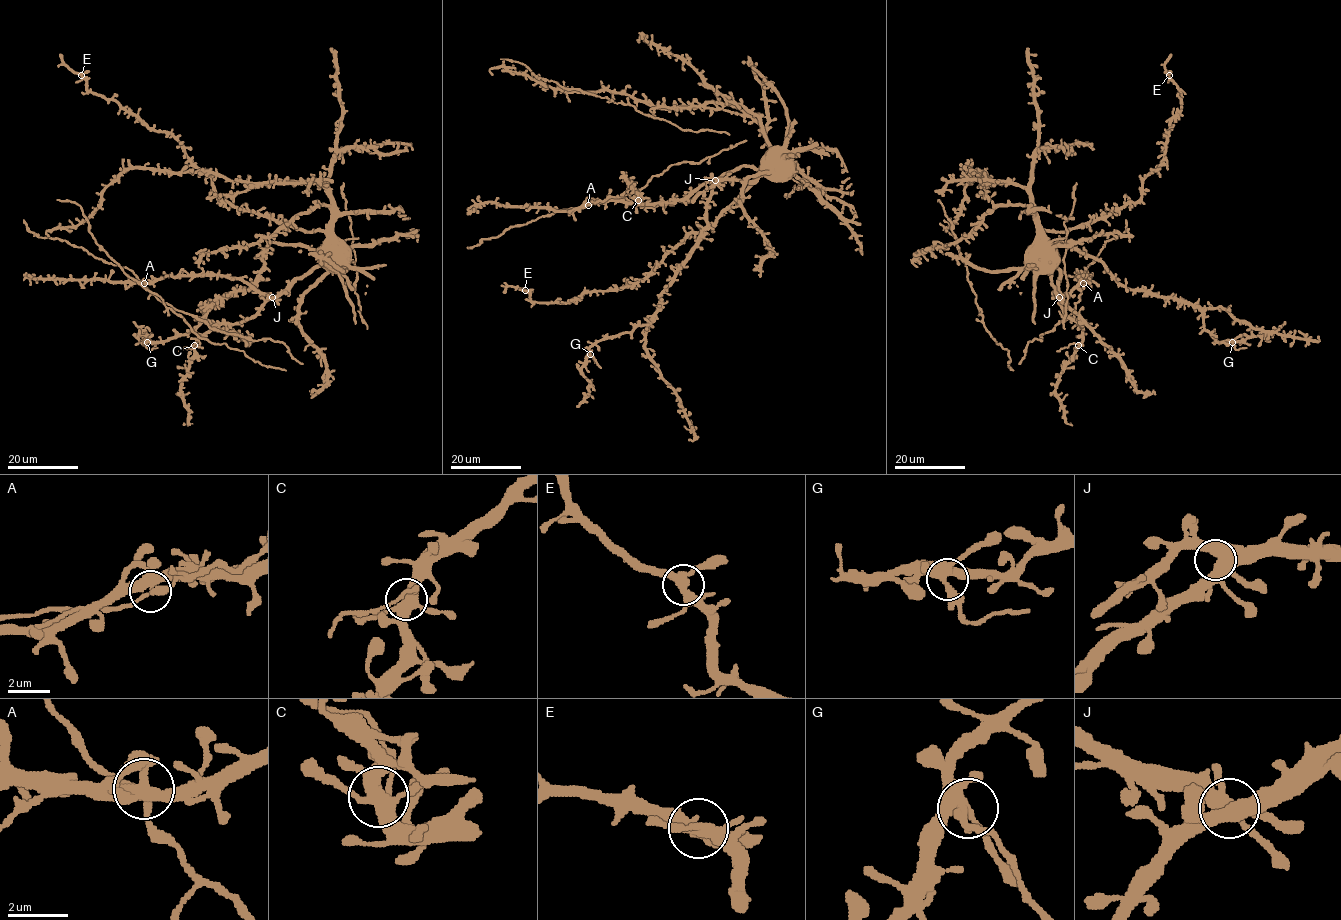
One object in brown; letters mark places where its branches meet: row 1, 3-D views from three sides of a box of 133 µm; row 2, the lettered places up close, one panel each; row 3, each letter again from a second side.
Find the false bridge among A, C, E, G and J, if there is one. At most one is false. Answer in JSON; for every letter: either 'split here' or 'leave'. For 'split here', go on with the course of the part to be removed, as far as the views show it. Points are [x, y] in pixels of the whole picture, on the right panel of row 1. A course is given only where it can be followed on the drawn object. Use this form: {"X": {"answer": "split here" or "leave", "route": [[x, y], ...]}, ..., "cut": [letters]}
{"A": {"answer": "leave"}, "C": {"answer": "leave"}, "E": {"answer": "leave"}, "G": {"answer": "leave"}, "J": {"answer": "leave"}, "cut": []}

